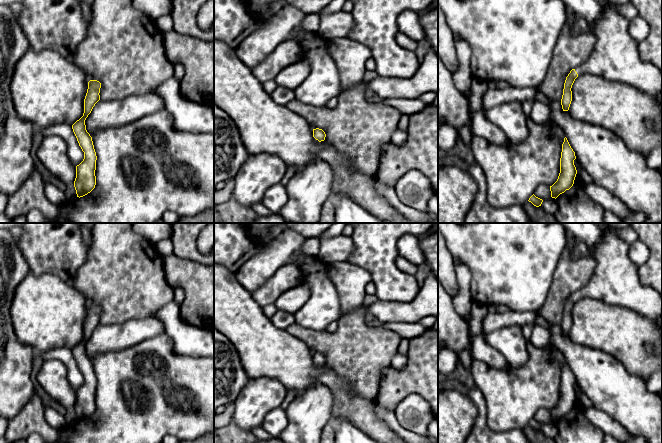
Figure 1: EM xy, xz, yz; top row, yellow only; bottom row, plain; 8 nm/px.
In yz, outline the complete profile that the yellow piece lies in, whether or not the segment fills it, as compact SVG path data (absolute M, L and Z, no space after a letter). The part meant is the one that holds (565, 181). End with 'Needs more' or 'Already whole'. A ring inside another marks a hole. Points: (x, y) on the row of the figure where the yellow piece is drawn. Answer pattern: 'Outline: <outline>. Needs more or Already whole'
Outline: M565 137L562 144L560 158L560 173L557 181L550 186L552 198L556 199L560 194L564 193L566 190L569 190L573 186L577 174L577 170L574 165L575 159L575 152Z. Already whole

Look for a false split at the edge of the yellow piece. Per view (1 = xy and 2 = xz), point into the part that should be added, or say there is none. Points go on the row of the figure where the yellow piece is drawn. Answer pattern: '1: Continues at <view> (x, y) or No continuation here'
1: No continuation here
2: No continuation here

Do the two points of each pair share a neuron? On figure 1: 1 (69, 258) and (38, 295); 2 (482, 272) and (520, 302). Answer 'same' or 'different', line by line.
1: different
2: same

